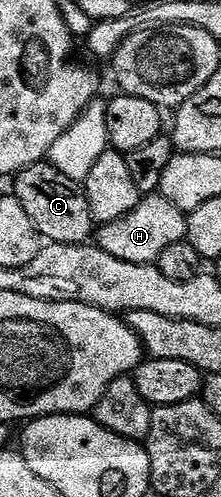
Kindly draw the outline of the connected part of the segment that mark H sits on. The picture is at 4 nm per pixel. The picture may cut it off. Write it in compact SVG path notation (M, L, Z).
M146 194L130 213L101 225L96 232L96 244L112 254L112 258L120 258L120 262L154 264L166 247L186 239L186 218L187 213L172 206L168 198L160 194Z

